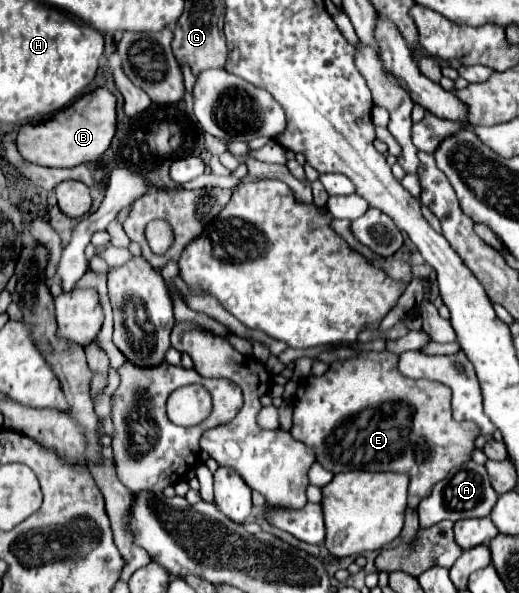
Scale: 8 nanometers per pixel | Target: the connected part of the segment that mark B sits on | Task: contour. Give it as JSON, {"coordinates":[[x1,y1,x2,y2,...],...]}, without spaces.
{"coordinates":[[98,88,78,98,54,118,40,124,26,124,18,132,18,152,32,164,50,168,72,168,98,160,110,146,116,132,116,96,108,88]]}

